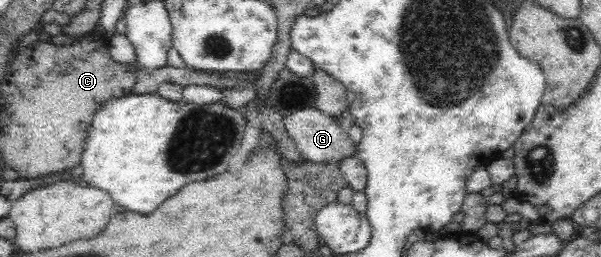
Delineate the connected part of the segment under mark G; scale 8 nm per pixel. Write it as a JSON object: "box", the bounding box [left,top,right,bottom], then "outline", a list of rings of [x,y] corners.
{"box":[281,107,357,163],"outline":[[[303,107],[289,114],[281,114],[281,118],[283,118],[283,127],[294,140],[297,150],[310,163],[337,163],[343,156],[357,151],[357,146],[349,139],[346,128],[339,126],[334,117],[321,112],[318,108]]]}

